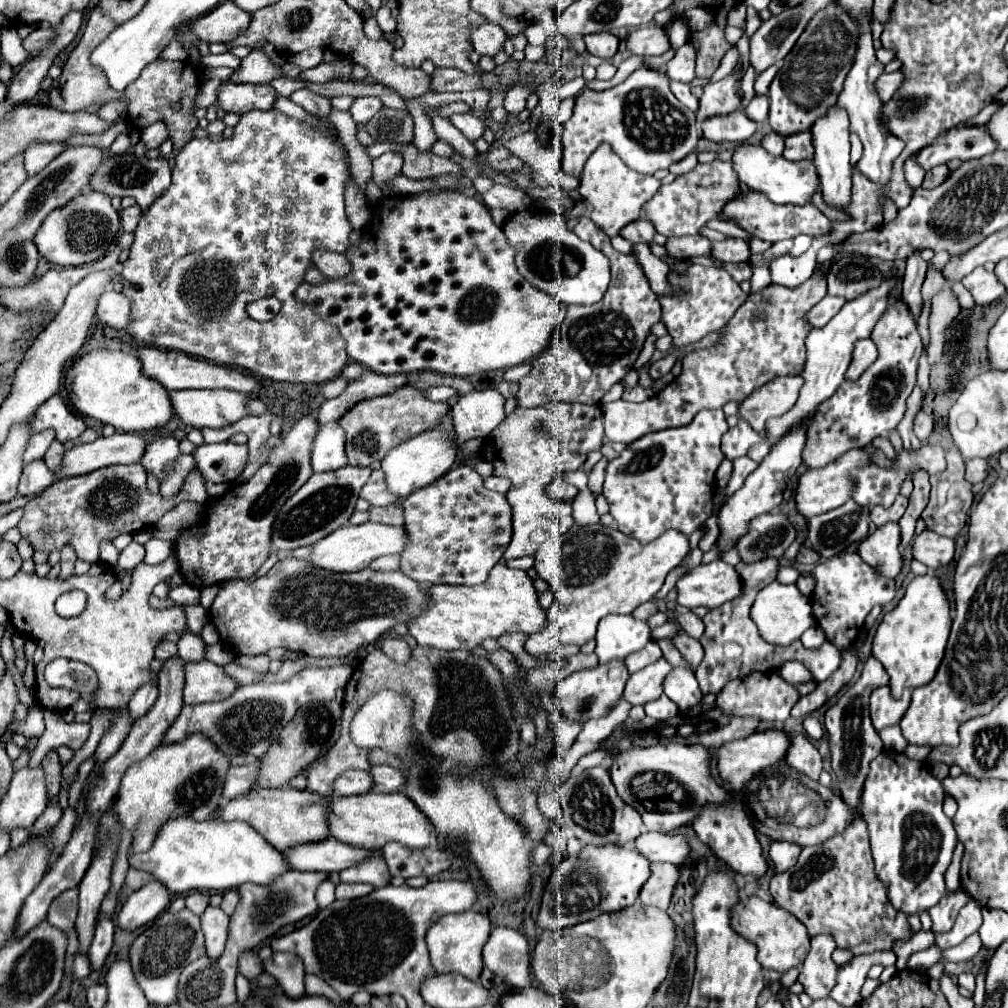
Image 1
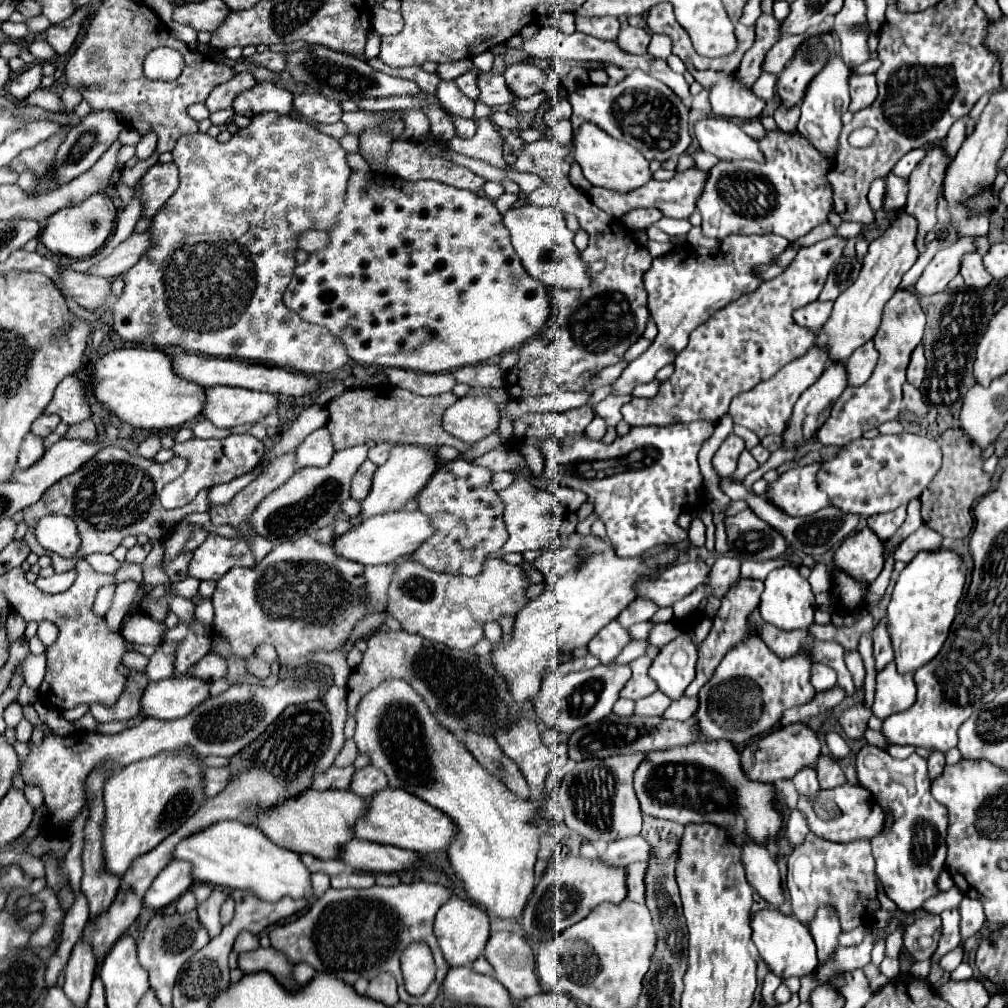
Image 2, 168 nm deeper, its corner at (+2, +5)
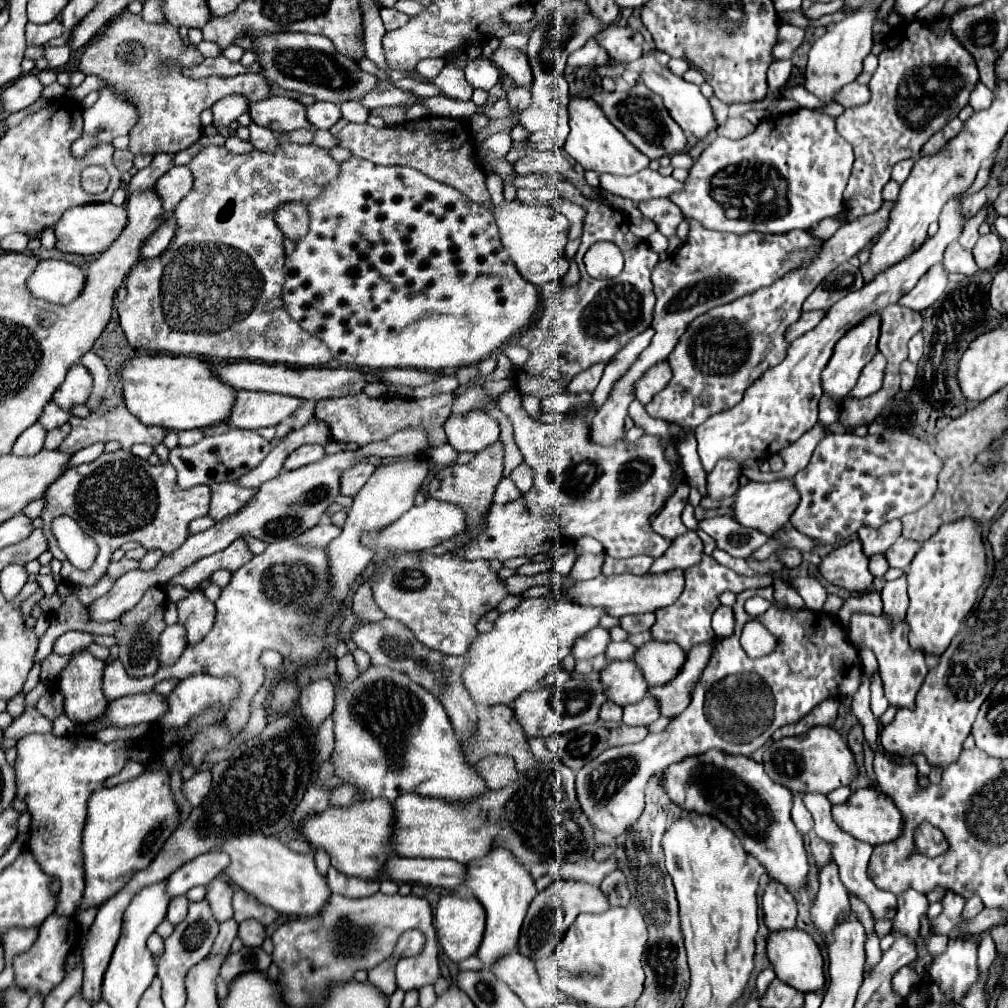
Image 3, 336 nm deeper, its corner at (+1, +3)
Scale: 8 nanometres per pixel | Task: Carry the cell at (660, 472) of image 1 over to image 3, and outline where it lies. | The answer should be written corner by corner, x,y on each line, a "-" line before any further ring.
515,388
499,396
499,408
515,428
515,442
525,462
535,470
533,488
525,494
531,514
555,512
563,538
593,536
611,558
631,558
637,554
659,558
665,554
671,540
651,528
651,516
675,492
673,472
681,468
667,460
667,448
659,436
643,434
637,442
619,438
611,448
591,444
591,436
587,436
587,428
591,426
583,424
583,420
561,424
533,420
523,410
521,394

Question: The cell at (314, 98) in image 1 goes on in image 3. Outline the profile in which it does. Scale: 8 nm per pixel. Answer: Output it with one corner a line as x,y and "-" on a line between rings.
313,102
311,106
307,106
307,120
319,130
329,130
339,118
341,118
341,110
337,104

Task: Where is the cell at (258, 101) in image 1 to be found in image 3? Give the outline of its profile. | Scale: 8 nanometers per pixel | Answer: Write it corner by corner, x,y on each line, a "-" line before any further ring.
271,96
251,104
249,116
255,124
277,132
309,128
309,122
305,118
305,106
287,96

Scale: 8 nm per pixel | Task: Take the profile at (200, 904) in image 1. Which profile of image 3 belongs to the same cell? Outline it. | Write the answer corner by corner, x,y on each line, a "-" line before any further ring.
175,896
169,904
169,910
167,910
169,922
179,924
187,916
187,908
189,908
189,900
185,896

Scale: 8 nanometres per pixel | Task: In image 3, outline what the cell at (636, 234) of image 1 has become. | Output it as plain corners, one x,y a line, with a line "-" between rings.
653,198
653,200
641,202
637,208
643,212
645,218
653,220
657,224
659,232
665,234
667,238
675,236
677,224
683,220
681,210
667,198

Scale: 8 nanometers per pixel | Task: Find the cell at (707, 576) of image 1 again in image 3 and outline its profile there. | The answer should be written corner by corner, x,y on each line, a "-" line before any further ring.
667,570
661,574
613,574
613,576
597,576
593,580
585,580
579,582
575,586
575,592
571,592
571,596
575,596
575,600
583,606
599,606
605,608
607,614
611,616
627,616
627,614
645,614
645,612
655,612
659,608
671,606
677,602
677,598
681,596
685,588
685,570

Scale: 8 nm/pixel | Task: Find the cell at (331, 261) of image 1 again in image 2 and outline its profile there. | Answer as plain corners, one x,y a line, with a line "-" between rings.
306,230
298,238
298,246
302,250
306,250
308,254
314,250
320,250
322,246
326,246
326,242
328,242
328,238
326,238
326,232
322,232
322,230

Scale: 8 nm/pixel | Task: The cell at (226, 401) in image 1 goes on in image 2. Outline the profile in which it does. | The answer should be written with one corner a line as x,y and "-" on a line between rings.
214,386
206,390
204,416
218,428
256,424
278,408
278,396
246,388

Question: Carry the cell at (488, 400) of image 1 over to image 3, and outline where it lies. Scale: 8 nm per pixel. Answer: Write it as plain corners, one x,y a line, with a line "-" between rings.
483,410
451,414
445,422
445,434
457,452
479,452
499,440
499,422

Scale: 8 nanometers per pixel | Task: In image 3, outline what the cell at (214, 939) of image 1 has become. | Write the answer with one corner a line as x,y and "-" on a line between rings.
215,878
215,880
211,880
211,884
207,884
205,900
211,906
211,912
213,912
215,920
225,922
225,920
233,918
231,896
233,896
233,886
227,884
223,878

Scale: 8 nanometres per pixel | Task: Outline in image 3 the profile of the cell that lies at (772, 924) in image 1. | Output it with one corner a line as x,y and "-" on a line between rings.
789,928
789,930
779,930
779,932
769,932
769,936
767,936
767,958
773,964
777,978
789,986
801,990
801,992
819,990
825,984
823,956
821,956
815,940
803,930

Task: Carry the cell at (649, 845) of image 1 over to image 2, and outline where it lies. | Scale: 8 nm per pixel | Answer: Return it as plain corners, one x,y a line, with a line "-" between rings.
642,836
624,838
618,842
610,842
600,860
608,866
628,866
630,862
644,862
648,858
648,842

